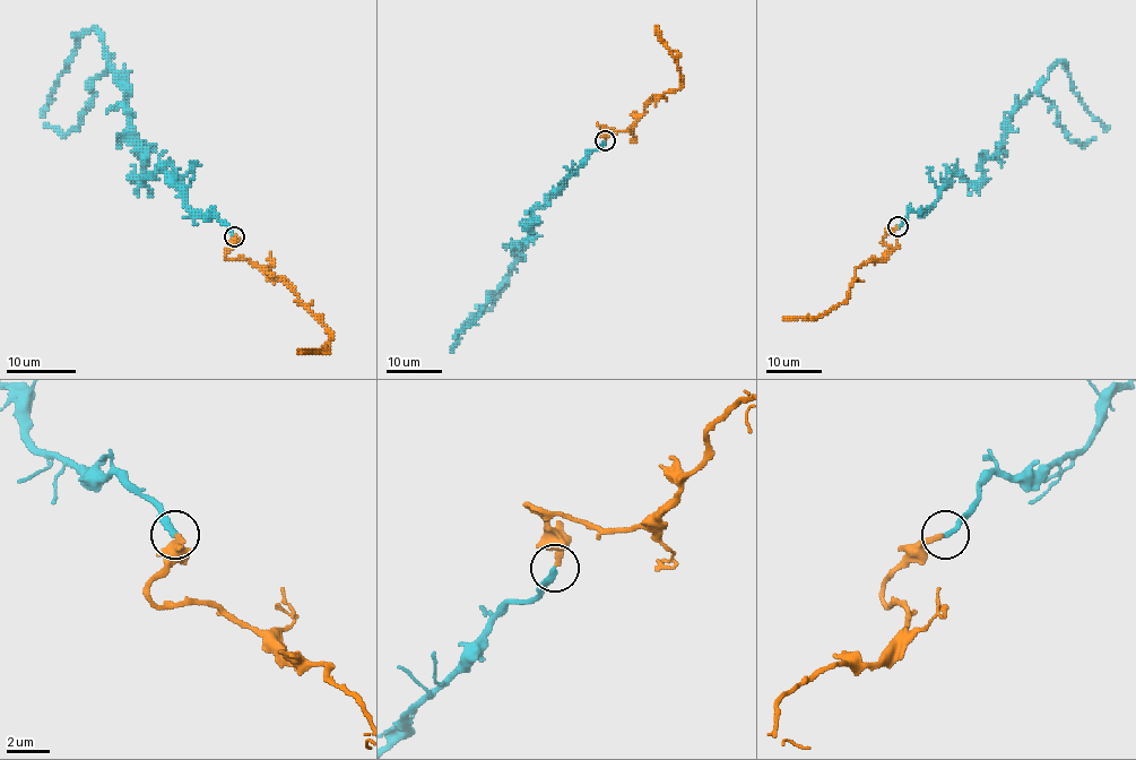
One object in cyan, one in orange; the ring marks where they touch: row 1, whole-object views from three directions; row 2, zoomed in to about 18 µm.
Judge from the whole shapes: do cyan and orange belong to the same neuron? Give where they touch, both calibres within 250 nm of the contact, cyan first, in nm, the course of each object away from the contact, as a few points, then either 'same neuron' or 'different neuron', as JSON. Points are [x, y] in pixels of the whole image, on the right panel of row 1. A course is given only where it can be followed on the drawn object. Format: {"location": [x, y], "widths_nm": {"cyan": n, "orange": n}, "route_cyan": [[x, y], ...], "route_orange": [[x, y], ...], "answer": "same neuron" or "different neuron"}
{"location": [898, 226], "widths_nm": {"cyan": 280, "orange": 280}, "route_cyan": [[899, 226], [911, 210], [930, 207], [954, 175], [981, 178], [1004, 127], [1057, 61], [1085, 109], [1110, 129]], "route_orange": [[896, 226], [882, 243], [887, 252], [856, 269], [843, 302], [814, 318], [783, 318]], "answer": "same neuron"}

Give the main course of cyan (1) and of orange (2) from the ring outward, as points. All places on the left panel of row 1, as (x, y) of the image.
1: (234, 235), (215, 216), (192, 212), (165, 171), (142, 180), (127, 88), (94, 28), (78, 40), (40, 114)
2: (234, 235), (226, 257), (246, 258), (272, 279), (283, 279), (330, 331), (323, 351), (298, 351)

